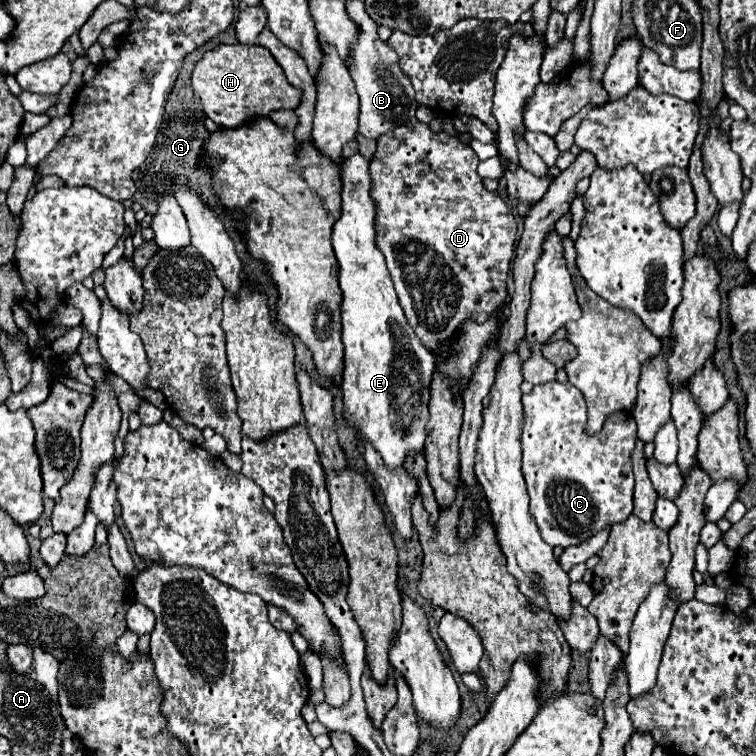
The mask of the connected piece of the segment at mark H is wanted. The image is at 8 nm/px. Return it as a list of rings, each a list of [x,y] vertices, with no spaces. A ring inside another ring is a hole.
[[[220,44],[208,50],[194,66],[192,90],[196,100],[200,100],[204,114],[226,128],[236,128],[256,116],[268,116],[278,108],[294,110],[300,104],[300,90],[288,84],[280,64],[258,44]]]

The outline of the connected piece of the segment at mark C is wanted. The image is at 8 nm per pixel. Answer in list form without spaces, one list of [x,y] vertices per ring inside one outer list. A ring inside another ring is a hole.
[[[558,380],[534,386],[530,394],[522,396],[524,418],[520,432],[522,446],[522,474],[526,478],[530,496],[530,516],[536,520],[546,544],[568,548],[582,544],[596,532],[624,522],[634,510],[634,470],[632,452],[636,448],[636,422],[628,412],[608,416],[604,428],[596,436],[584,434],[584,396],[572,386]]]

